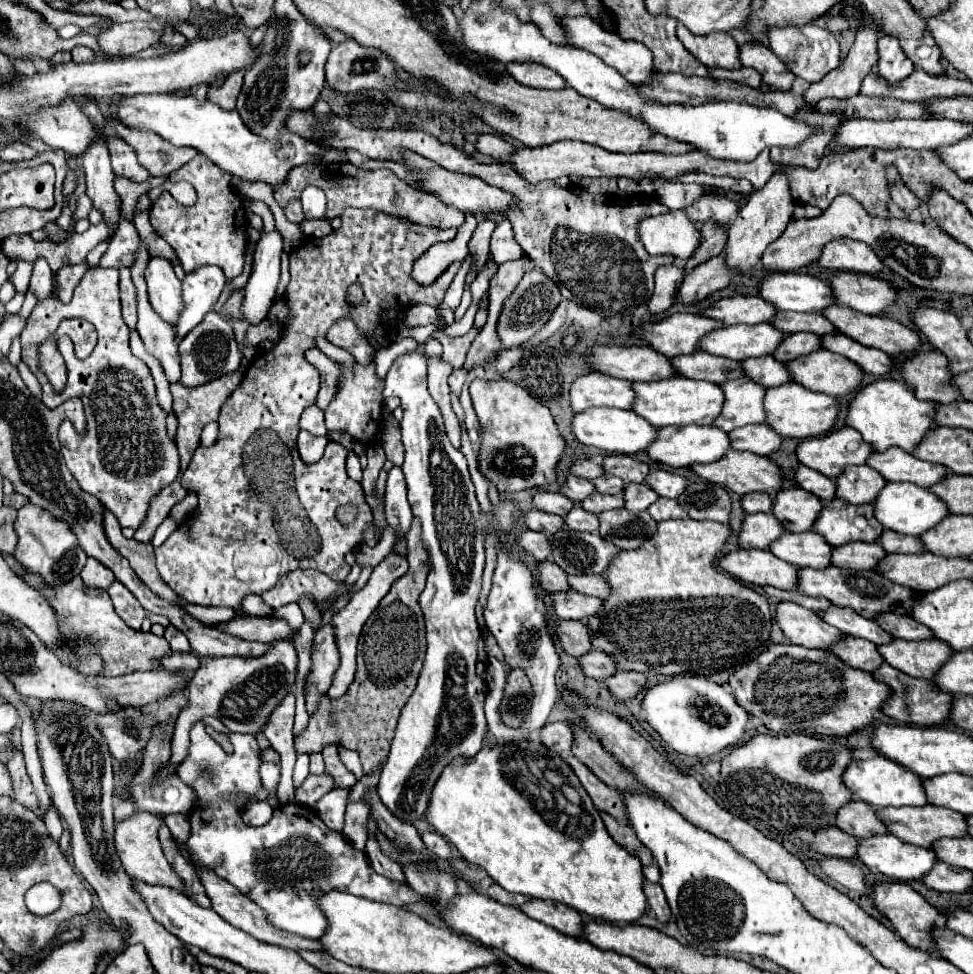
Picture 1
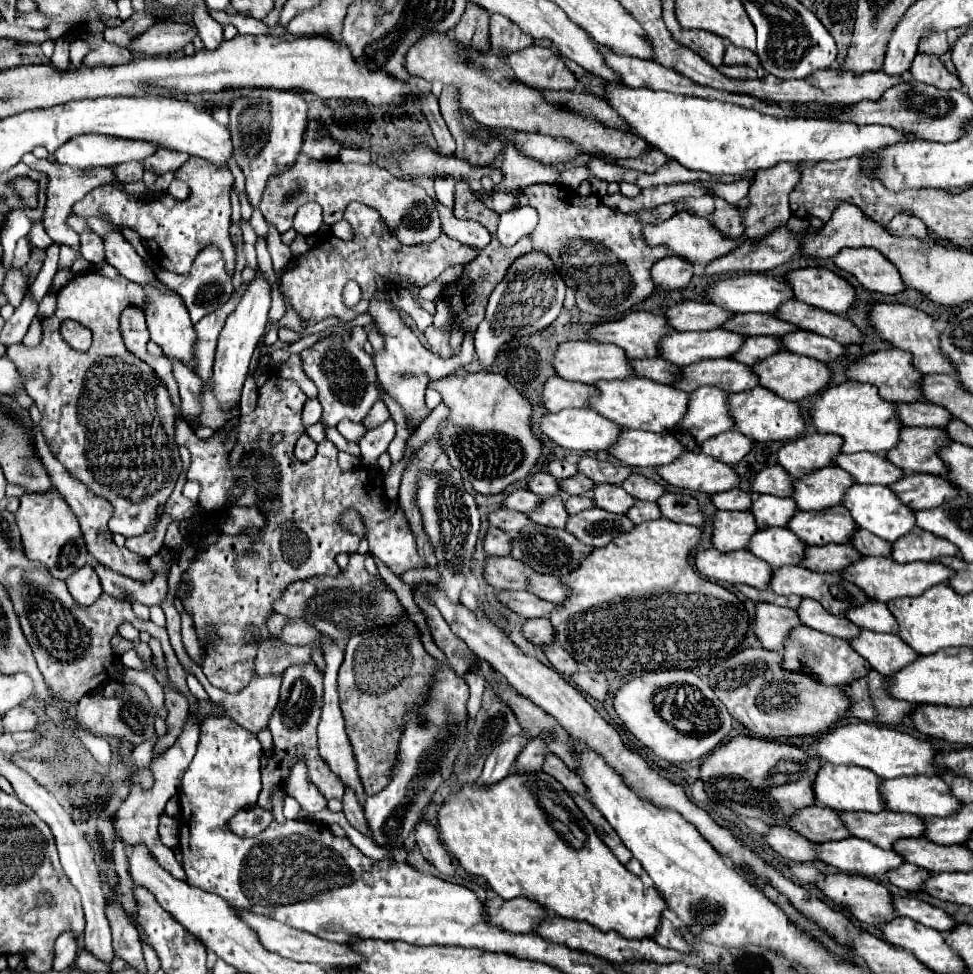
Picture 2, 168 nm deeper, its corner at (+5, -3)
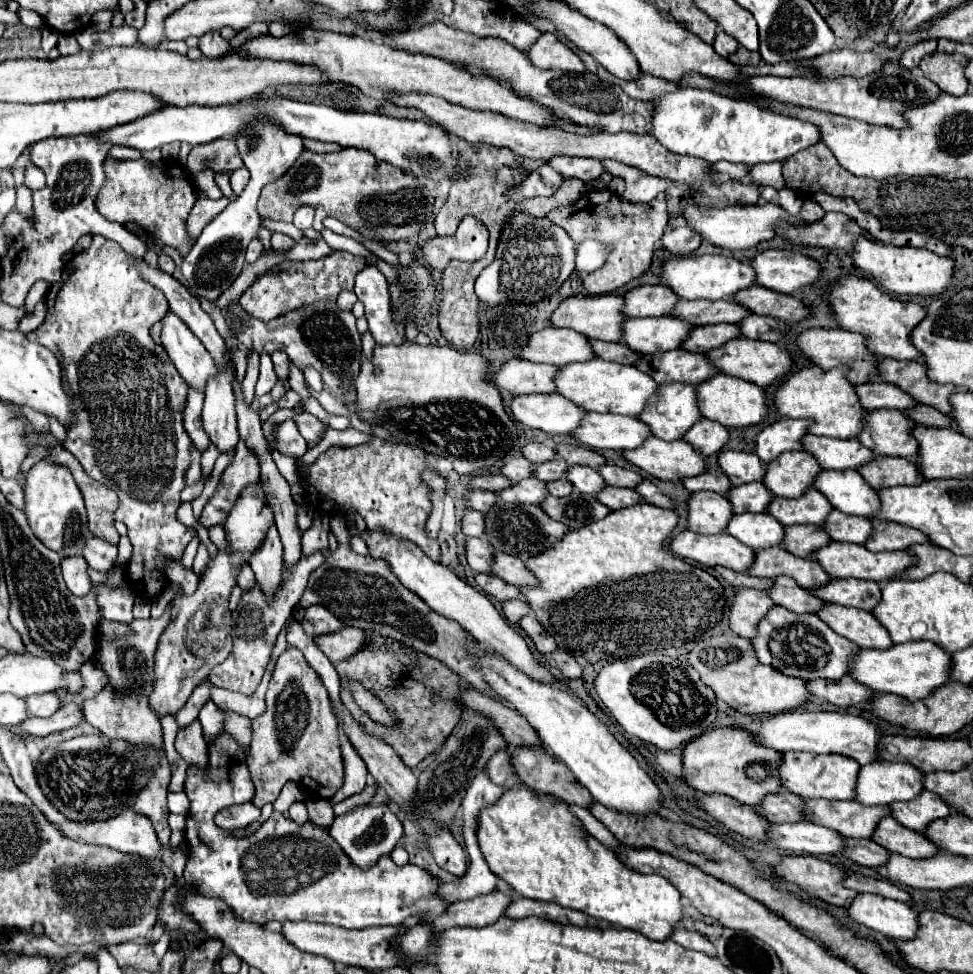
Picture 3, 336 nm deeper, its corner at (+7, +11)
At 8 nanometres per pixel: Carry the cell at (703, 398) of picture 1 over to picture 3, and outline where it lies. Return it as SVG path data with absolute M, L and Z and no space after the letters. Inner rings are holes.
M600 358L580 364L566 364L556 378L556 386L562 396L570 398L572 402L580 404L590 412L612 412L626 416L640 416L646 402L650 402L660 390L660 384L636 366L606 362Z

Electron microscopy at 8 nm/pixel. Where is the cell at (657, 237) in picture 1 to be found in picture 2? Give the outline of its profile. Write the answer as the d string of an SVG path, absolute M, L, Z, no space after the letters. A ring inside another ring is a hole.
M686 210L674 214L670 220L662 222L662 224L658 224L658 226L646 226L646 228L644 228L644 238L646 238L646 242L648 242L650 246L664 244L664 246L668 246L672 252L680 254L682 258L686 258L686 260L690 260L690 262L694 262L694 264L698 264L698 262L708 264L708 262L712 262L712 260L716 260L716 258L728 254L730 250L736 250L738 244L742 244L742 242L746 240L746 236L742 236L740 240L728 240L728 238L724 238L724 234L720 234L720 232L714 228L714 224L712 224L708 218L694 216L694 214L686 212Z

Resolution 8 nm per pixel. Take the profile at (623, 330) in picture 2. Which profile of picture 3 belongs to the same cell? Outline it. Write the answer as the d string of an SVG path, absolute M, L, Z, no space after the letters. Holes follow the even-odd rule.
M604 294L604 296L572 296L566 298L552 314L552 324L554 326L564 326L572 328L580 334L586 334L596 340L606 340L606 342L622 342L624 334L624 298L616 294Z

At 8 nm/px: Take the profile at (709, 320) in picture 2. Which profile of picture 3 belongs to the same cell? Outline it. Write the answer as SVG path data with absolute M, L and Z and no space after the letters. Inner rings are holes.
M664 284L632 288L630 292L626 292L624 298L626 298L624 314L628 314L630 318L668 316L668 314L672 314L674 306L680 302L678 294L672 292L672 288L668 288Z

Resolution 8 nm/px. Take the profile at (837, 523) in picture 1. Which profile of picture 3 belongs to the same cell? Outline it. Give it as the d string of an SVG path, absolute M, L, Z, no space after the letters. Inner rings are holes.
M816 488L806 490L806 494L796 500L774 498L770 502L770 508L766 508L766 512L776 516L776 520L780 520L784 526L792 526L792 524L822 526L832 510L834 510L832 504Z

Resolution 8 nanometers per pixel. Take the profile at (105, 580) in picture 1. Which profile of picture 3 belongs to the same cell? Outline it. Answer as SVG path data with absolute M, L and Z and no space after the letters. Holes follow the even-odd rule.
M82 556L62 558L62 574L68 590L72 590L76 596L84 596L90 592L92 580L88 576L88 562Z

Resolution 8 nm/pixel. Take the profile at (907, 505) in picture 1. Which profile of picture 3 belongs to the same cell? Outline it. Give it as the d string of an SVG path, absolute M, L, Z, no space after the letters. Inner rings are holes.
M822 470L814 488L822 490L830 504L844 514L868 518L880 512L878 492L860 476L858 470Z

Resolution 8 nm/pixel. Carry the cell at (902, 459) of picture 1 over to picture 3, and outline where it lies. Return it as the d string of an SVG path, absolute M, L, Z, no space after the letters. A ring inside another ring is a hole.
M806 434L802 444L804 450L814 454L818 458L818 464L824 466L826 470L846 470L846 468L858 470L860 466L876 458L876 454L870 448L862 446L860 440L856 438L838 440L838 438Z

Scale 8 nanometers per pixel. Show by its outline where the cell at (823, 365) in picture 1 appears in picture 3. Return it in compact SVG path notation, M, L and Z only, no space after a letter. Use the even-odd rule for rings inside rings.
M736 338L730 340L728 344L724 344L724 348L716 348L712 352L706 352L712 360L712 364L716 364L716 368L728 376L738 376L744 378L748 382L754 382L762 388L778 382L780 378L784 378L792 366L794 366L794 358L792 352L774 344L774 342L762 342L762 340L750 340L750 338Z

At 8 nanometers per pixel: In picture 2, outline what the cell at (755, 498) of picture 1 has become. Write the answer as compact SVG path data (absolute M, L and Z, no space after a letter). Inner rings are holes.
M740 488L718 492L718 494L710 496L710 500L720 510L750 510L750 506L752 506L750 494Z

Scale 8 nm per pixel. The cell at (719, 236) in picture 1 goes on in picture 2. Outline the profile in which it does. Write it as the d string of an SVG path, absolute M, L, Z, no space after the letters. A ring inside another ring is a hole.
M716 198L716 210L712 214L712 222L728 238L740 238L744 234L742 212L738 210L738 206L728 204L722 198Z

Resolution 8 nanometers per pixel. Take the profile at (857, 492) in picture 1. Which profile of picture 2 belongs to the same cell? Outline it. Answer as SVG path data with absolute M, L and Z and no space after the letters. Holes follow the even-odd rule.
M838 466L818 468L812 474L806 474L792 482L794 494L792 500L796 502L798 510L826 510L828 506L836 506L842 502L846 490L852 486L852 476L840 470Z

